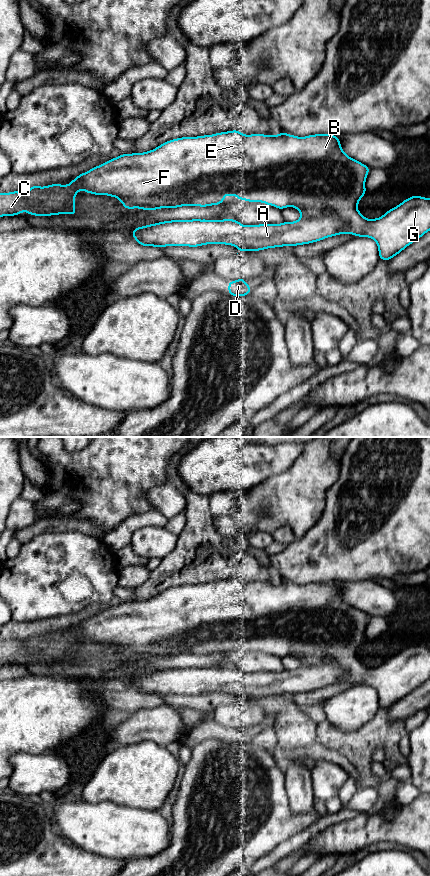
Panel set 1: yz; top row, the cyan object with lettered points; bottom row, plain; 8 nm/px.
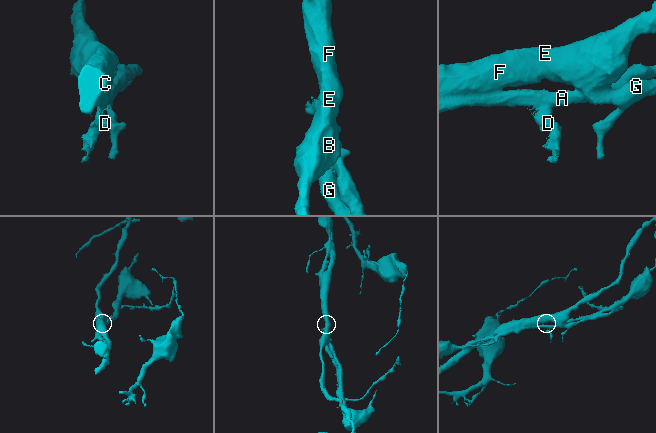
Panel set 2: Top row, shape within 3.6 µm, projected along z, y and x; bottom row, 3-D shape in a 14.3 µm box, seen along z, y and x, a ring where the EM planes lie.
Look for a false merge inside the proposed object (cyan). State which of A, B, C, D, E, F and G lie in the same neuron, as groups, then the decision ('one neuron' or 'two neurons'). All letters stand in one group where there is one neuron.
A B C E F G / D | two neurons

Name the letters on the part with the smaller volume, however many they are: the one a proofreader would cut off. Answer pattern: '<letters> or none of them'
D

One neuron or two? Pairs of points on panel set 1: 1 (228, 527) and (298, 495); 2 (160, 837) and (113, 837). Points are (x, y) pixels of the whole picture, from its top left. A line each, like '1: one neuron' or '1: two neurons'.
1: one neuron
2: one neuron

